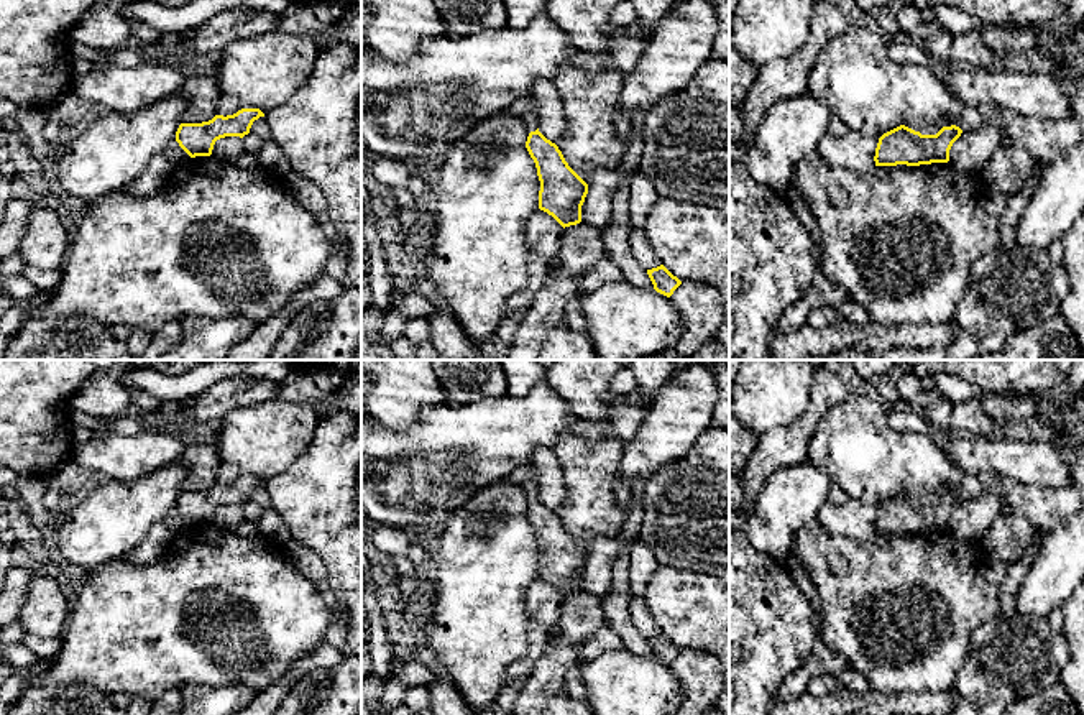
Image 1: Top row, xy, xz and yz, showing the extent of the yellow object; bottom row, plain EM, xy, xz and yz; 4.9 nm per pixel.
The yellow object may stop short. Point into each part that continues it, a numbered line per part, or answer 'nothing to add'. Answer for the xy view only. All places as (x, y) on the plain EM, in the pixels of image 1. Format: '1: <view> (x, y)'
nothing to add

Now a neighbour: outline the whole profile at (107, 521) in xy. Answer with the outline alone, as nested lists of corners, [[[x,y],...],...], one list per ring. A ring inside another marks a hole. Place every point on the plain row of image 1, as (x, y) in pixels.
[[[182,460],[161,467],[145,477],[130,482],[107,480],[87,490],[71,501],[56,518],[51,542],[54,542],[69,564],[84,570],[103,565],[138,547],[148,536],[148,529],[161,521],[179,496],[181,485],[187,477]]]

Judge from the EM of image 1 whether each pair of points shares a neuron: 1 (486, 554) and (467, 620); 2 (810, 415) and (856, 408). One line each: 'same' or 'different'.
1: same
2: different

